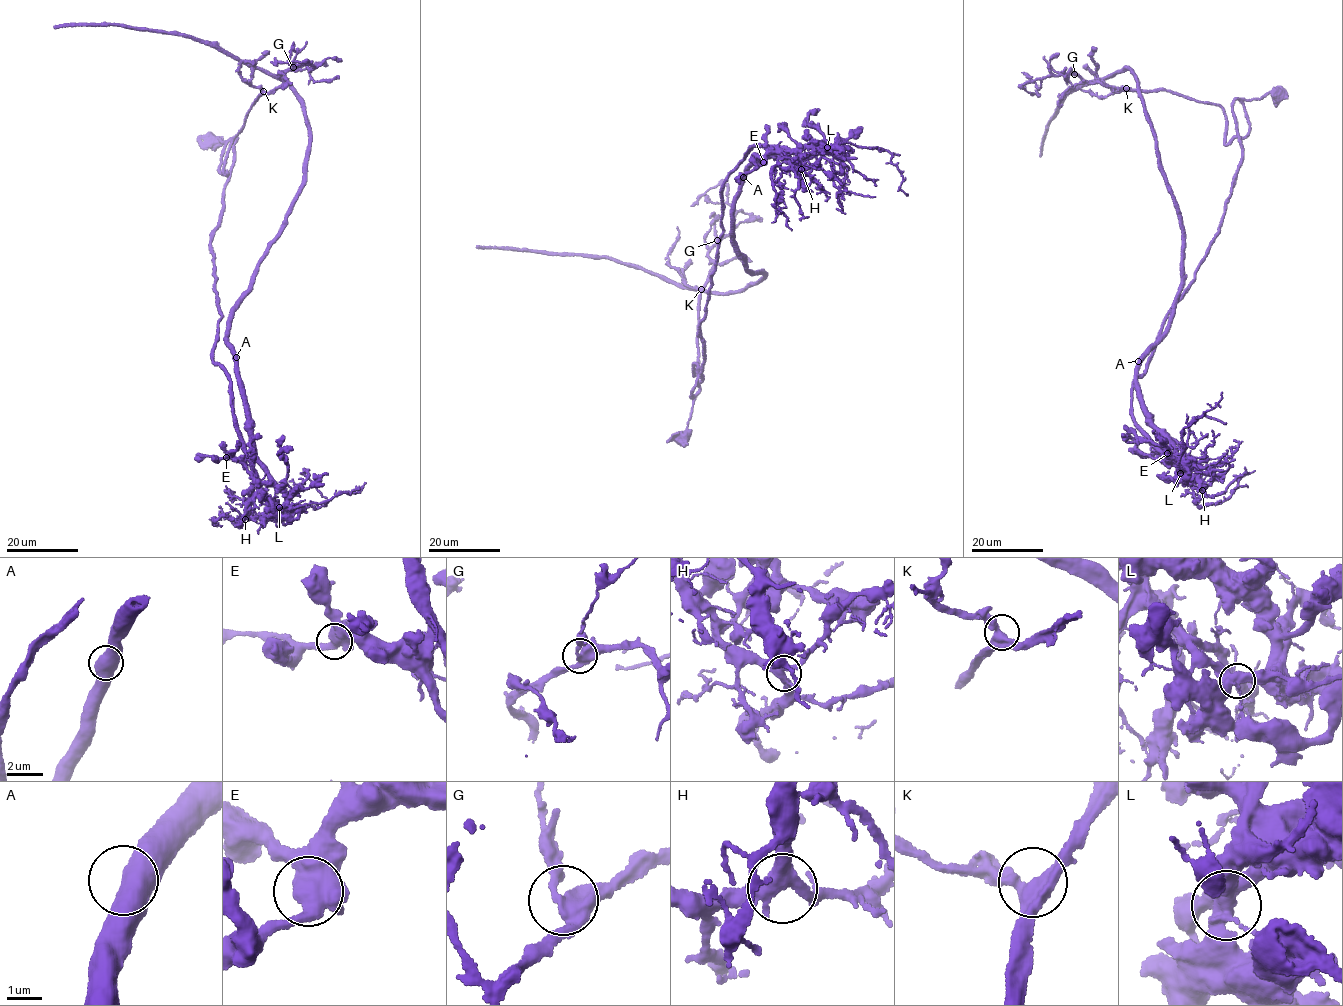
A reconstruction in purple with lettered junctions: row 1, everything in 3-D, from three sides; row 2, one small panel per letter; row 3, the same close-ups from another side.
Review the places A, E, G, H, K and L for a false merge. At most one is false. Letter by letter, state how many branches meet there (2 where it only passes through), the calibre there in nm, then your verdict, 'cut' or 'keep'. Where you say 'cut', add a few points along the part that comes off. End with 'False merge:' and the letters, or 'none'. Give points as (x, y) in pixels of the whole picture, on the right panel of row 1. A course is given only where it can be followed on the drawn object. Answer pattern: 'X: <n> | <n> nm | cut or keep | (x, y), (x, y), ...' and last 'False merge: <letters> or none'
A: 3 | 480 nm | keep
E: 3 | 440 nm | keep
G: 3 | 400 nm | keep
H: 3 | 380 nm | keep
K: 3 | 400 nm | keep
L: 5 | 460 nm | cut | (1181, 473), (1133, 379), (1218, 232), (1243, 105), (1227, 145), (1219, 105), (1169, 91), (1071, 69), (1039, 94)
False merge: L

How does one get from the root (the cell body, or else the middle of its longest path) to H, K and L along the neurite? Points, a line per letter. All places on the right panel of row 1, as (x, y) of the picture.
H: (1276, 95), (1234, 100), (1242, 161), (1219, 233), (1163, 323), (1131, 391), (1137, 428), (1202, 490)
K: (1276, 95), (1244, 100), (1249, 133), (1227, 145), (1225, 114), (1219, 105), (1169, 91), (1126, 88)
L: (1276, 95), (1234, 100), (1242, 161), (1219, 233), (1133, 382), (1137, 428), (1181, 473)

